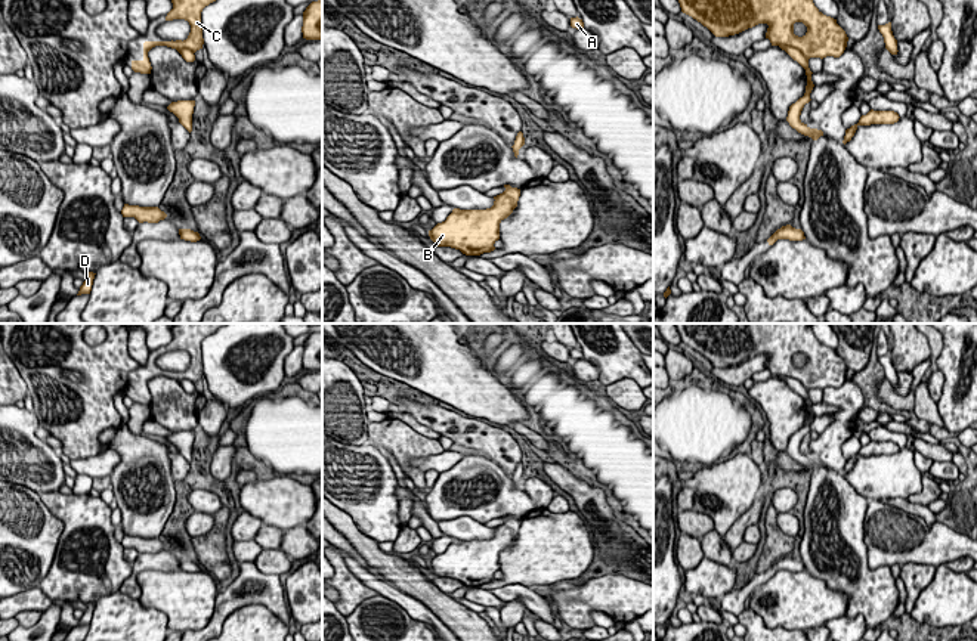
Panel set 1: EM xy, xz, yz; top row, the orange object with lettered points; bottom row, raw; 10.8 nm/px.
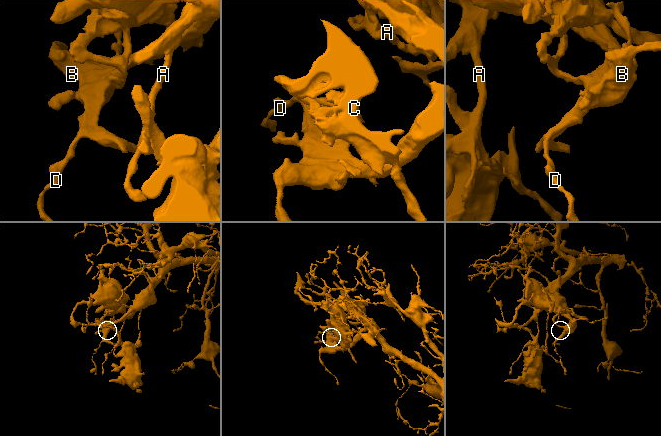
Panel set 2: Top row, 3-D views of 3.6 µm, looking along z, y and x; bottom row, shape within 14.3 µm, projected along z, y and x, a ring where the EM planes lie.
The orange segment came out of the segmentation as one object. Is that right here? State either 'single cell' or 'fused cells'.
fused cells

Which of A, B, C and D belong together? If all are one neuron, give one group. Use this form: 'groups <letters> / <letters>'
groups A B D / C

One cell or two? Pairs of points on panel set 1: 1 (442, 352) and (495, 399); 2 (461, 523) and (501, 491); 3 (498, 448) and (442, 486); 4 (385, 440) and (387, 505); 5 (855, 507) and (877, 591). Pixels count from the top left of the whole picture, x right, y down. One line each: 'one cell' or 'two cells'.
1: one cell
2: two cells
3: two cells
4: two cells
5: one cell

